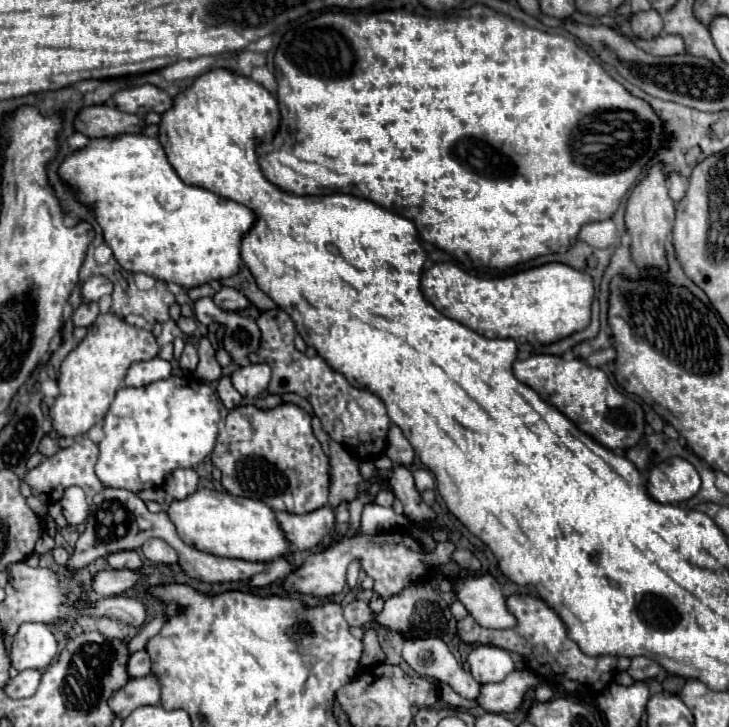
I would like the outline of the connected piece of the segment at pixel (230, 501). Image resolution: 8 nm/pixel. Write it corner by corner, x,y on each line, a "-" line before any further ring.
202,488
184,500
172,500
166,512
172,524
176,524
178,536
186,544
192,544
194,548
208,554
242,558
250,562
270,562
276,556
286,556
288,552
292,552
274,518
272,508
268,508
260,500

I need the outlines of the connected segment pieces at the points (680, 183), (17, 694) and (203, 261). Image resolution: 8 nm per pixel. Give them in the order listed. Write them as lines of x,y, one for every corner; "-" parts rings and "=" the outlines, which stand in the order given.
672,172
670,176
670,196
674,202
678,202
682,196
684,196
684,190
686,190
688,182
684,176
680,176
678,172
=
24,670
24,672
20,672
16,678
12,678
8,682
4,692
10,698
28,698
28,696
32,696
36,692
40,680
42,680
40,670
=
122,134
122,136
114,136
114,138
96,138
96,140
90,140
90,144
82,150
76,150
74,154
70,154
58,168
58,174
60,174
60,180
72,188
74,196
88,204
96,222
100,224
102,228
102,234
104,234
104,242
112,248
114,252
114,258
116,262
128,270
128,272
142,272
142,274
148,274
156,280
164,280
164,282
176,282
184,288
194,288
194,286
200,286
200,284
206,284
210,280
220,280
220,278
228,278
232,274
238,272
238,266
240,266
240,240
242,236
252,228
256,216
250,208
238,204
238,202
232,202
228,198
222,198
222,196
216,196
214,192
210,190
204,190
204,188
196,188
196,186
186,186
178,174
174,172
174,168
168,164
166,160
166,154
158,142
158,138
152,138
152,136
142,136
142,134

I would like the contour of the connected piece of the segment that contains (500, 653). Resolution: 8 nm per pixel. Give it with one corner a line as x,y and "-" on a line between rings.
476,646
468,656
470,672
476,682
500,682
516,668
512,656
498,646

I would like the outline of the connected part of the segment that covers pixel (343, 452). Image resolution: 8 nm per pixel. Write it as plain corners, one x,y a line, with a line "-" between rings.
318,420
314,422
314,434
320,440
326,456
330,458
330,508
338,508
340,502
352,502
362,484
362,474
356,460
348,454
348,450
334,442
326,432
320,430

